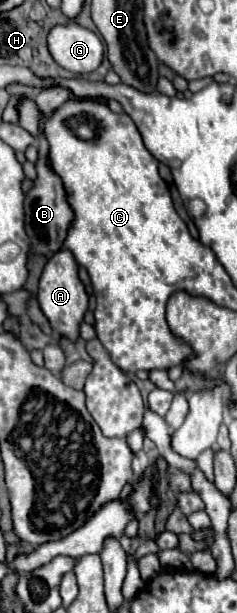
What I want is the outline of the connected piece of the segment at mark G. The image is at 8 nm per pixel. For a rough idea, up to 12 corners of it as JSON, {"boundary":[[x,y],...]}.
{"boundary":[[78,23],[54,27],[58,65],[88,75],[104,61],[98,35]]}

